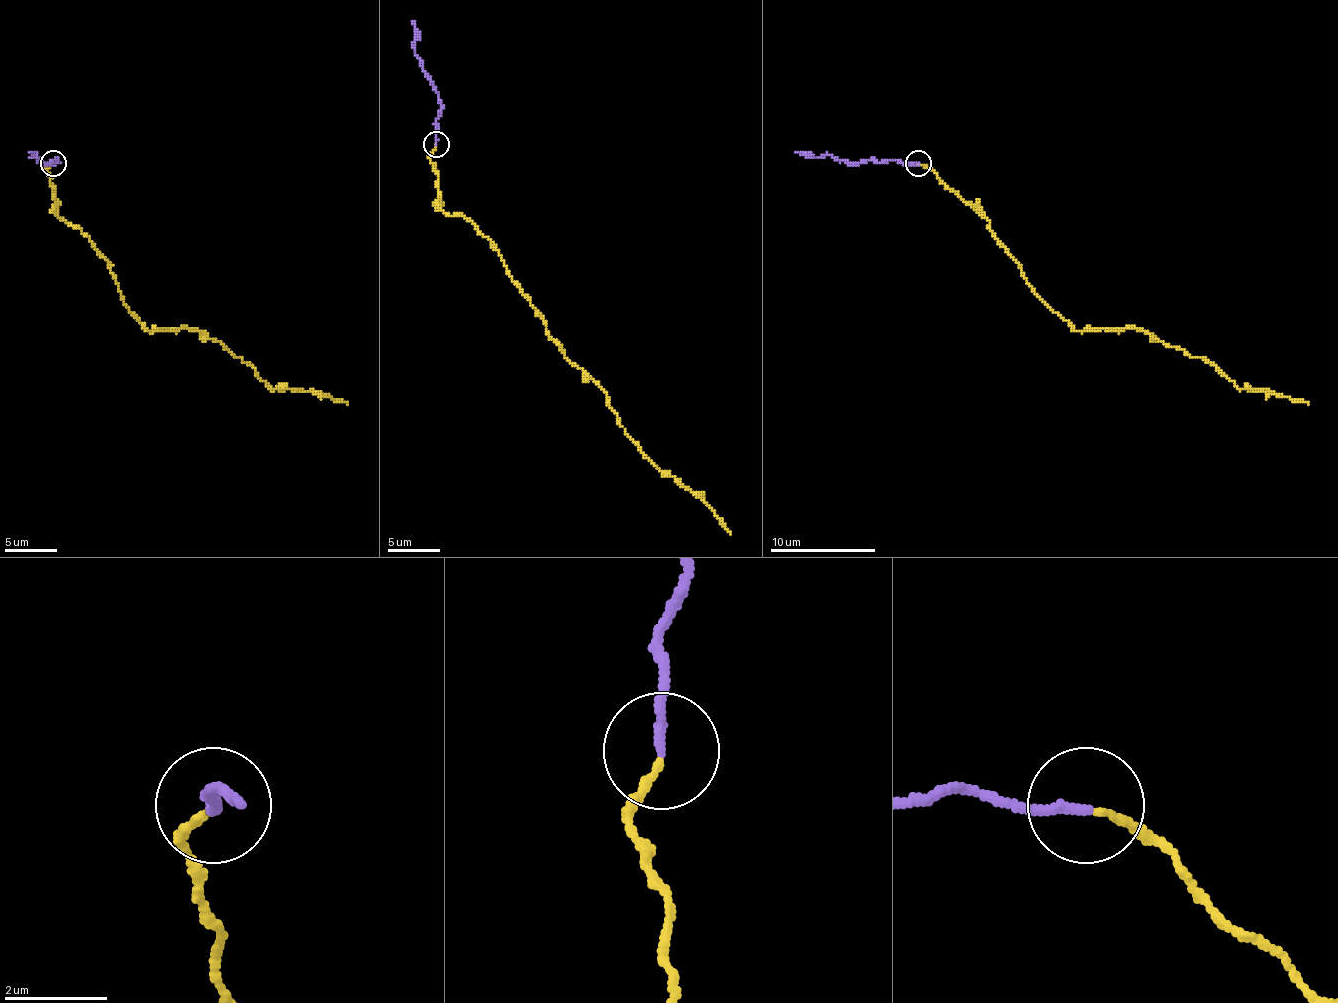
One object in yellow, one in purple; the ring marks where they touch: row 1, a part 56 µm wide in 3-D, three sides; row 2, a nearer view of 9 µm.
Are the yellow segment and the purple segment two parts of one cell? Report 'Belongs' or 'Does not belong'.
Belongs

